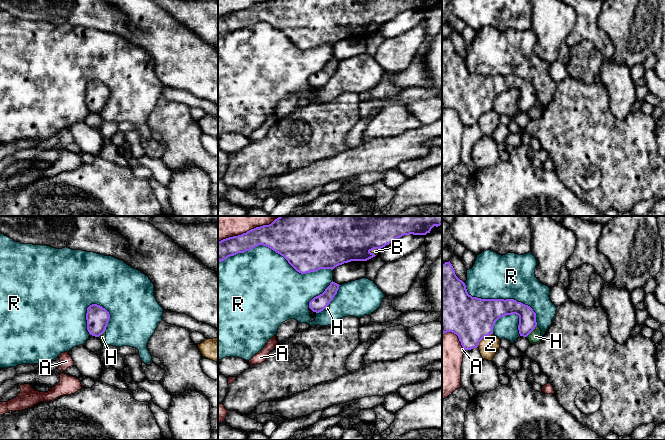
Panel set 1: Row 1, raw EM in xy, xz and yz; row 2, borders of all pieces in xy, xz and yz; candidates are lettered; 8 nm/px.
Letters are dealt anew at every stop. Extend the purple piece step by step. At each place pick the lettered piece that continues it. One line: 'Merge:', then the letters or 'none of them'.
Merge: B

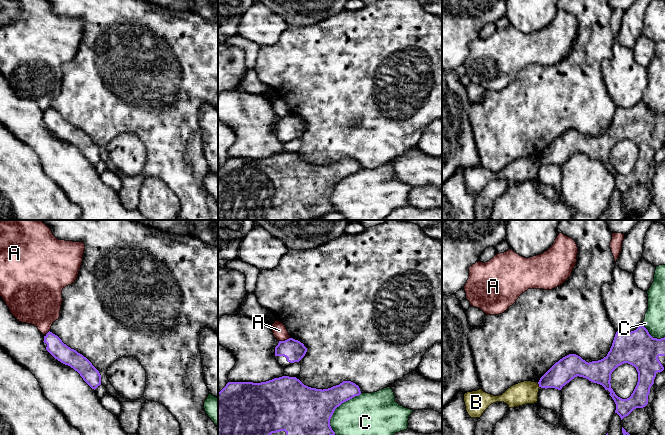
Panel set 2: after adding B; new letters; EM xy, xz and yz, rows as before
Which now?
Merge: none of them

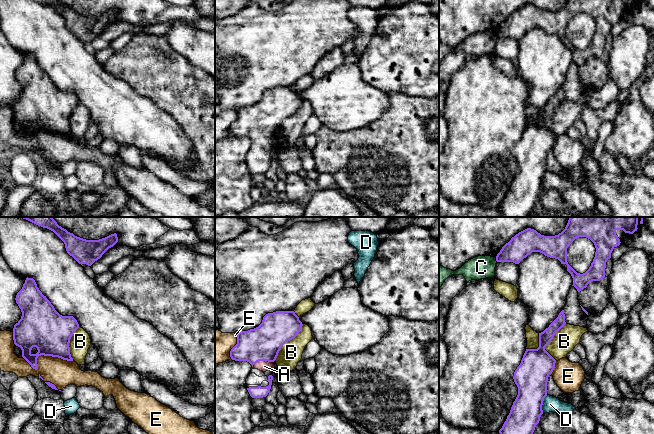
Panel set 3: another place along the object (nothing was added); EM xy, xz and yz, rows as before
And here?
Merge: A

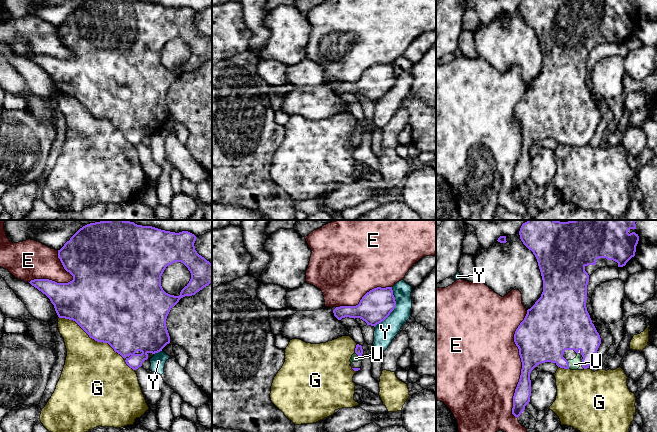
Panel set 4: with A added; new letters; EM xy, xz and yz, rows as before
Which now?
Merge: U

